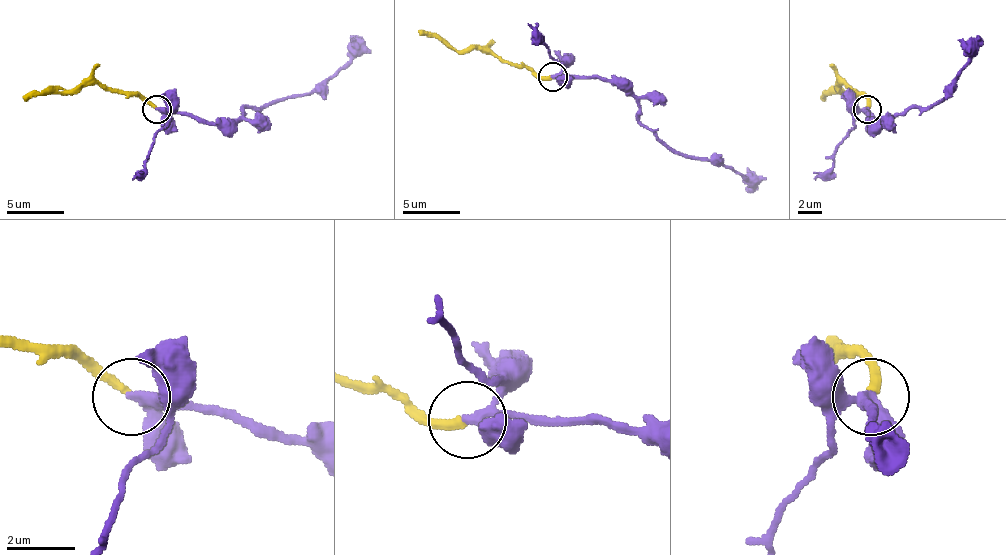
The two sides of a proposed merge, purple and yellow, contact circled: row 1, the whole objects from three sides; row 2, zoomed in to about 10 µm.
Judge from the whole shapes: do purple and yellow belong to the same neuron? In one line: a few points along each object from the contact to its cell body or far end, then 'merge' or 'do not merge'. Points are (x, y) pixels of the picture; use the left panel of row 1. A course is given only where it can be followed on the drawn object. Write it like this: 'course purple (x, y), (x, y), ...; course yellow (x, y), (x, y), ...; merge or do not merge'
course purple (156, 110), (234, 121), (246, 107), (318, 89), (349, 58), (349, 43), (358, 35); course yellow (156, 107), (96, 84), (23, 98); merge

